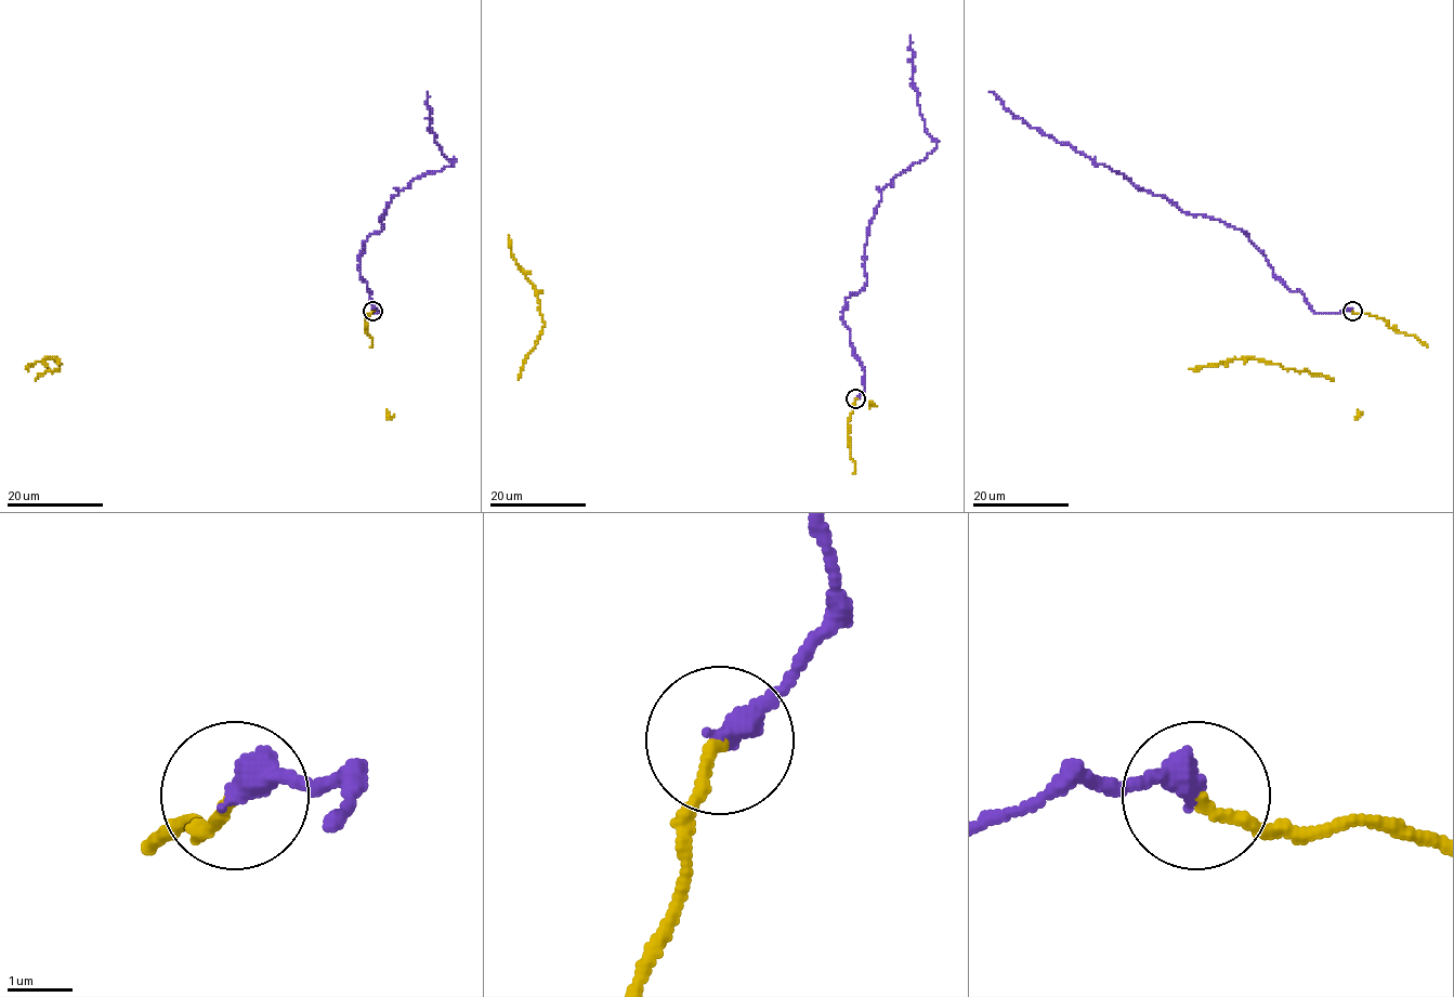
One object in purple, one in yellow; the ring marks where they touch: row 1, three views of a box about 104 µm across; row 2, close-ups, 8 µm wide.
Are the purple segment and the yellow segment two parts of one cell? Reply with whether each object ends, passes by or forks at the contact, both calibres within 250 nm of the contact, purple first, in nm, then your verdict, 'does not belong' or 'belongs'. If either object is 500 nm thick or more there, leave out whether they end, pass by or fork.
purple ends | yellow ends | 440/170 nm | belongs

